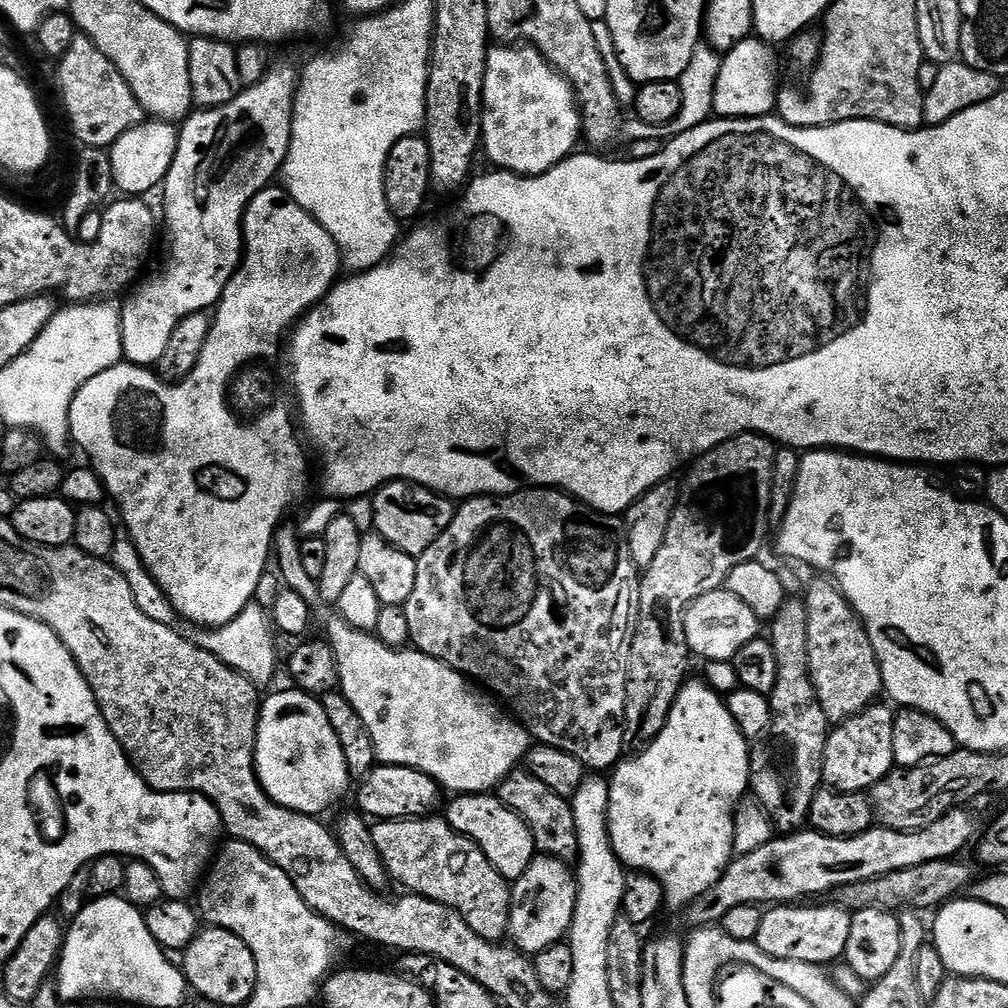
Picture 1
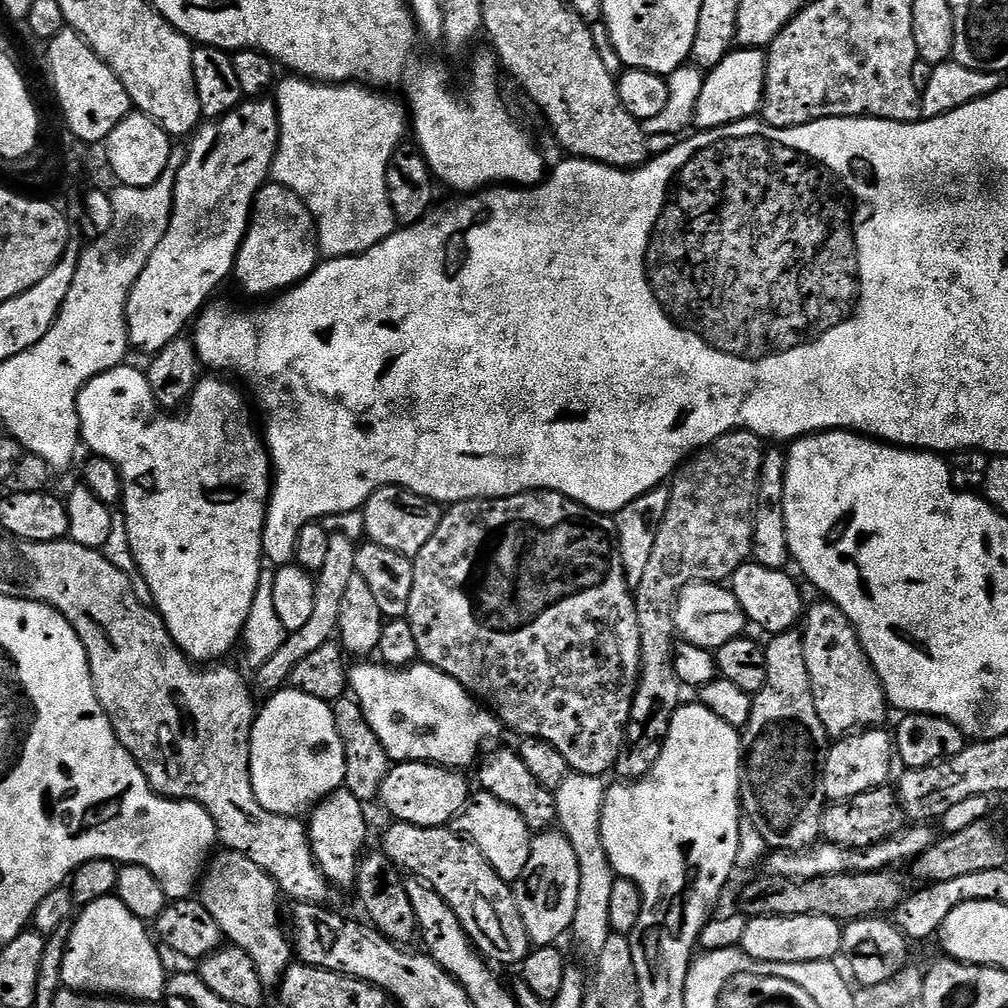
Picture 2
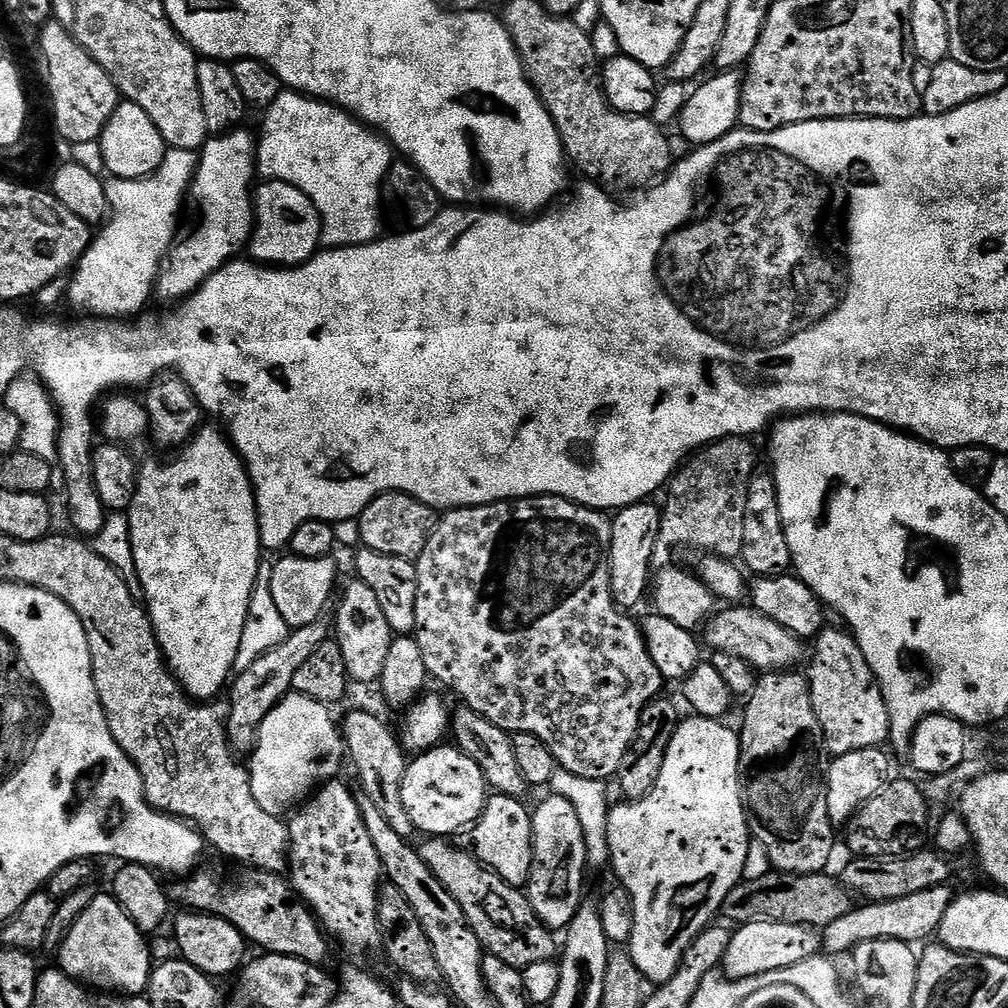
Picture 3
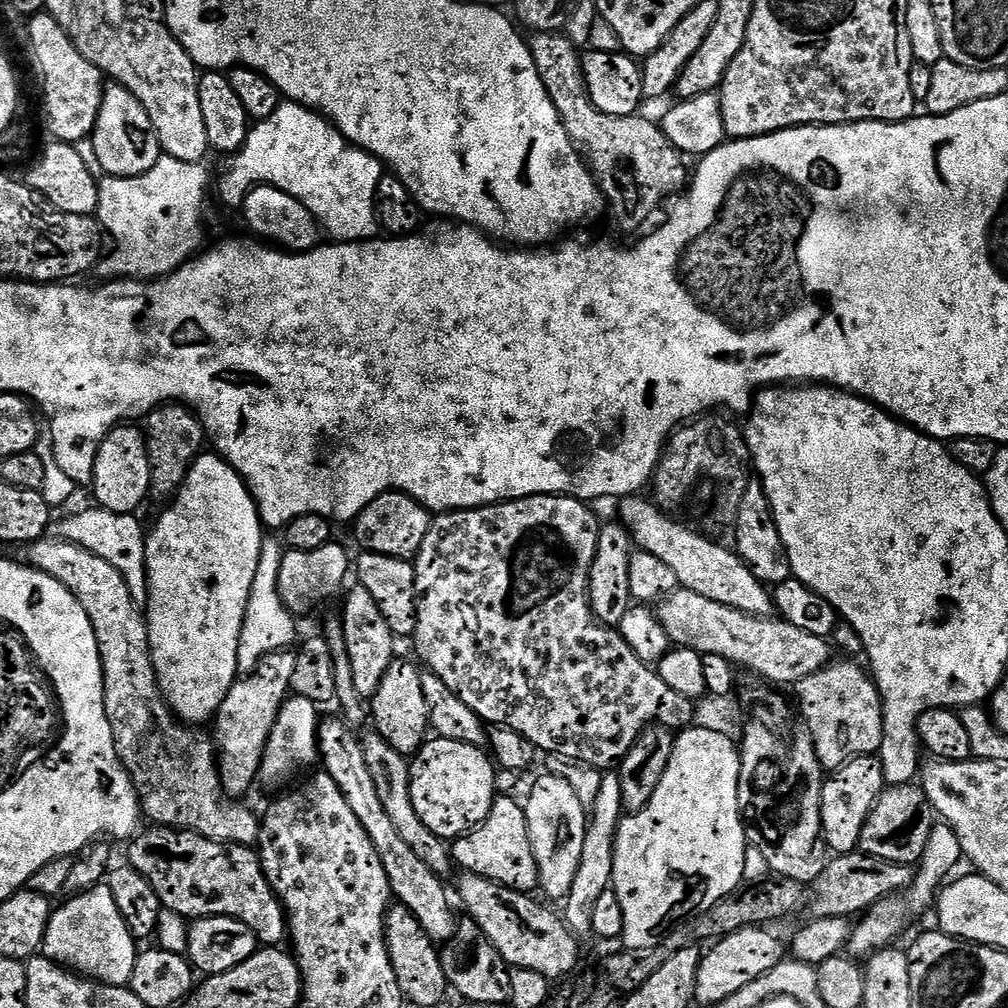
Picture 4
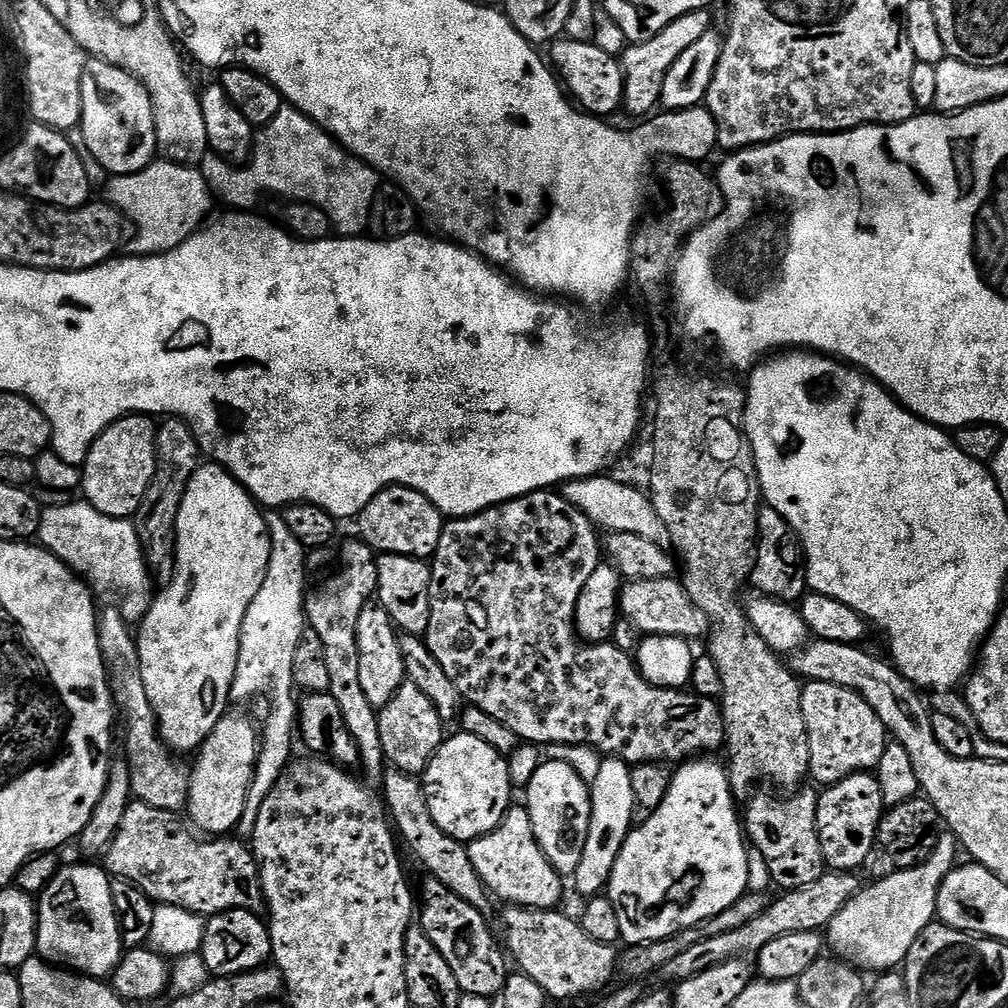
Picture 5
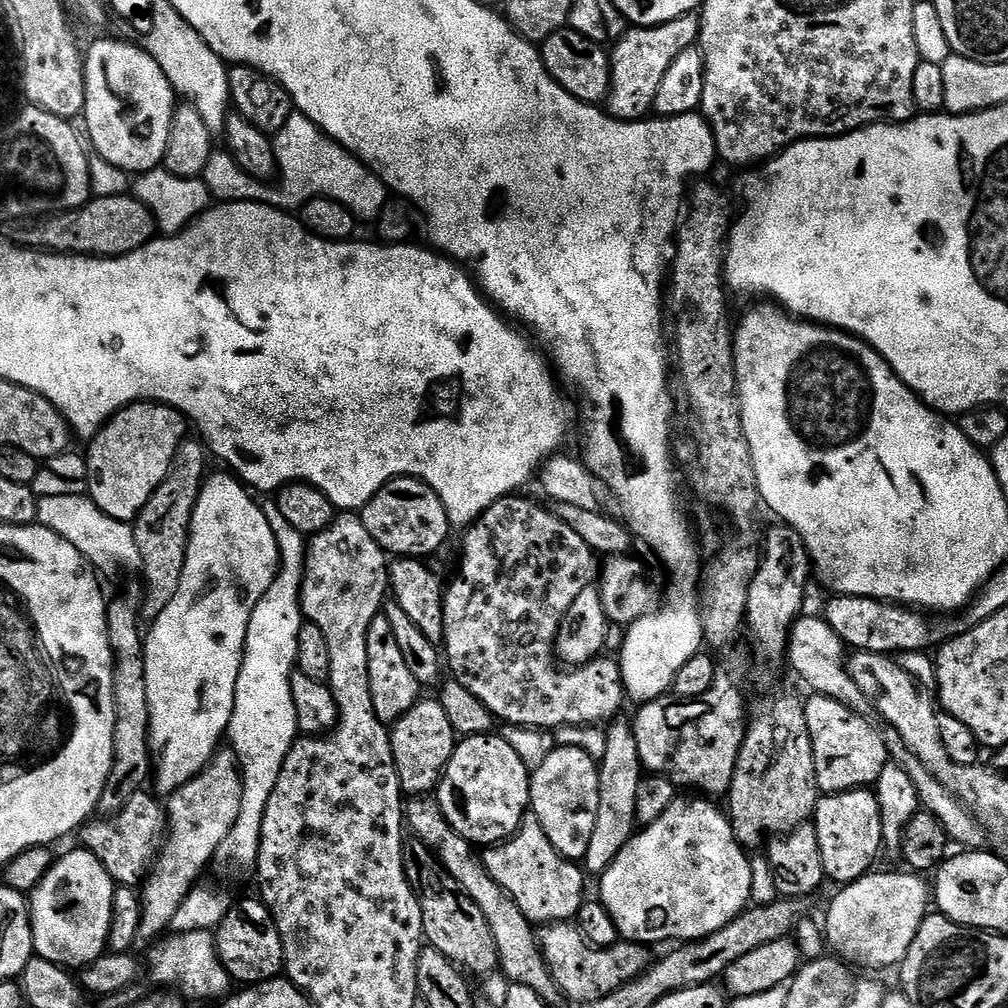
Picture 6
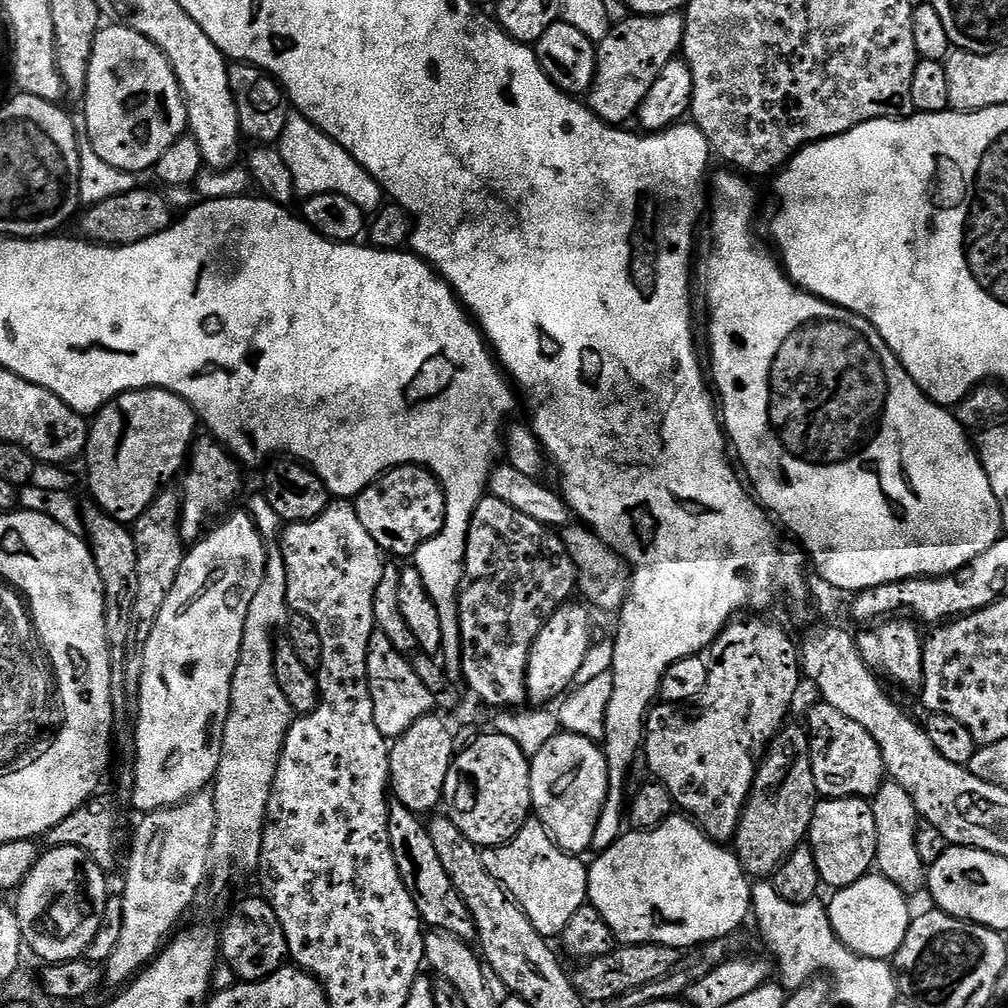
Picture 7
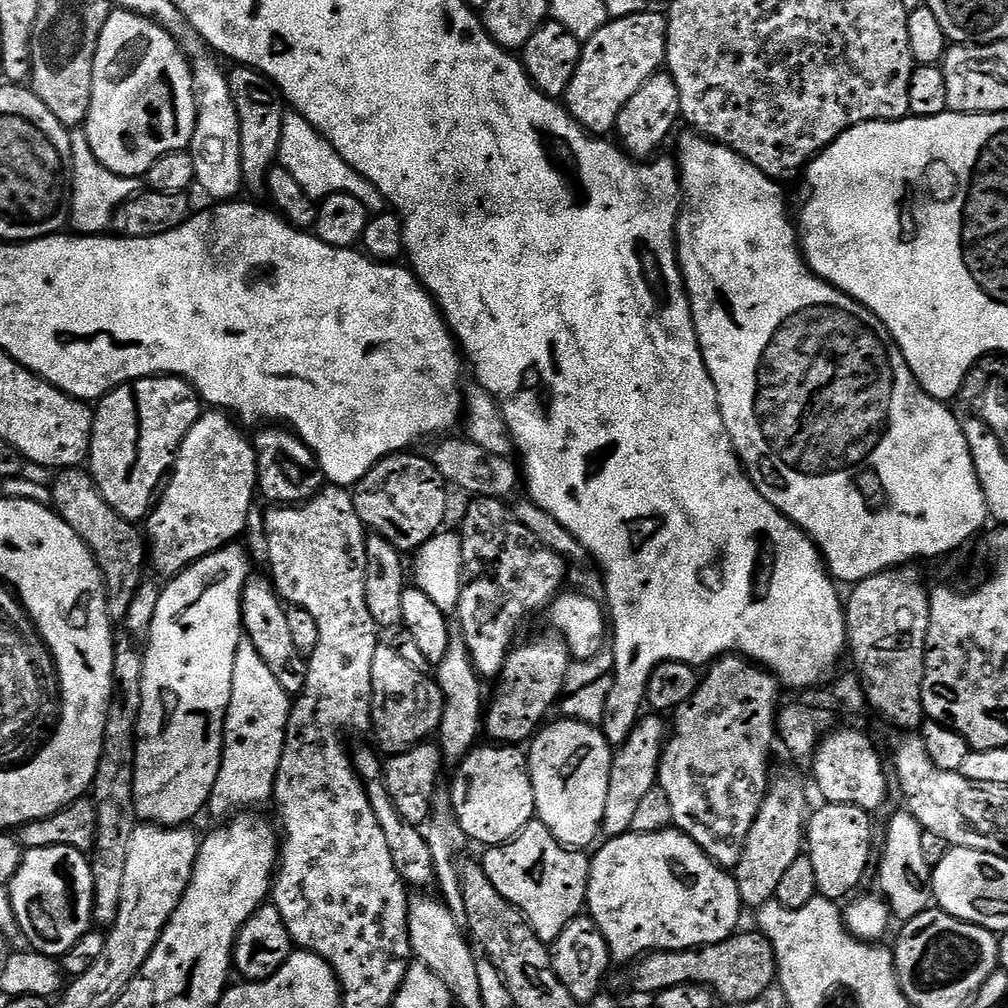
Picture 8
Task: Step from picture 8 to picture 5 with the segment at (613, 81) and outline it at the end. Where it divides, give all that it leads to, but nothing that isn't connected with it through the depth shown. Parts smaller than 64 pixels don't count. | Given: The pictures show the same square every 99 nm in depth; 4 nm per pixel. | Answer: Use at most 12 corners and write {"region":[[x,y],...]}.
{"region":[[694,10],[622,53],[623,107],[657,111],[670,66],[713,27]]}

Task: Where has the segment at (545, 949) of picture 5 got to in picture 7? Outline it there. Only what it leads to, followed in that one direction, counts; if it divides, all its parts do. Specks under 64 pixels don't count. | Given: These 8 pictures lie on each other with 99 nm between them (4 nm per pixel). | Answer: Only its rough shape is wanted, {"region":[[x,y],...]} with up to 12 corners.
{"region":[[624,944],[583,965],[574,983],[585,1001],[614,1002],[661,980],[682,952]]}

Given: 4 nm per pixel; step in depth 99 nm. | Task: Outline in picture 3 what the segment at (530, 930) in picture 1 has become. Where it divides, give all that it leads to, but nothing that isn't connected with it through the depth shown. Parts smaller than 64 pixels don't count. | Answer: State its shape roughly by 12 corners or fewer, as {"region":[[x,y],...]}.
{"region":[[574,806],[532,812],[526,895],[564,930],[585,899],[586,838]]}

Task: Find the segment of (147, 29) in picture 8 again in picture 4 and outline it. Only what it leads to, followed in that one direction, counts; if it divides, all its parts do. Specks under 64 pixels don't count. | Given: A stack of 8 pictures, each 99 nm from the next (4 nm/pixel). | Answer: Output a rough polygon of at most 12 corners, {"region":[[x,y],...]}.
{"region":[[105,87],[91,140],[109,176],[141,175],[162,155],[150,114]]}

